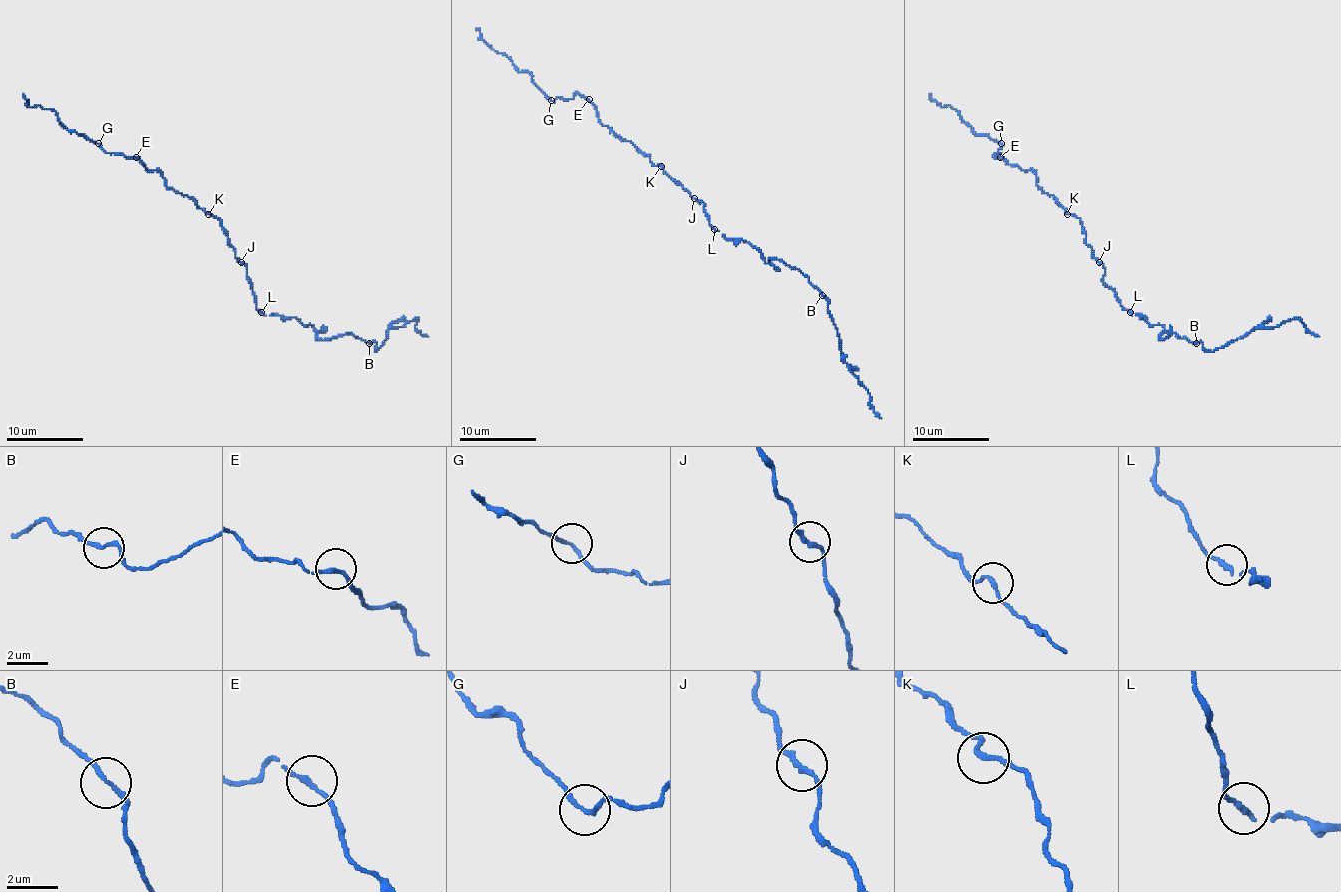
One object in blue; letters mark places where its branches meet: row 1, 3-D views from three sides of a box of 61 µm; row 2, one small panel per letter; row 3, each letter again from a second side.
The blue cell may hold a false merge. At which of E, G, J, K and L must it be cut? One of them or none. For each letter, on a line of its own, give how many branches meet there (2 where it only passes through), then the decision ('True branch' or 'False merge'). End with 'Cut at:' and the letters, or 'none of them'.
E: Branches: 2. True branch
G: Branches: 2. True branch
J: Branches: 2. True branch
K: Branches: 2. True branch
L: Branches: 2. True branch
Cut at: none of them

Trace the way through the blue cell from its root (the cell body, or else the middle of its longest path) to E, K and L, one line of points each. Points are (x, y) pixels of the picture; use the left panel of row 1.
E: (245, 265), (227, 243), (227, 231), (218, 218), (170, 189), (157, 170), (147, 170), (136, 157)
K: (245, 265), (227, 243), (227, 231), (222, 222), (208, 214)
L: (245, 265), (256, 308), (262, 311)

